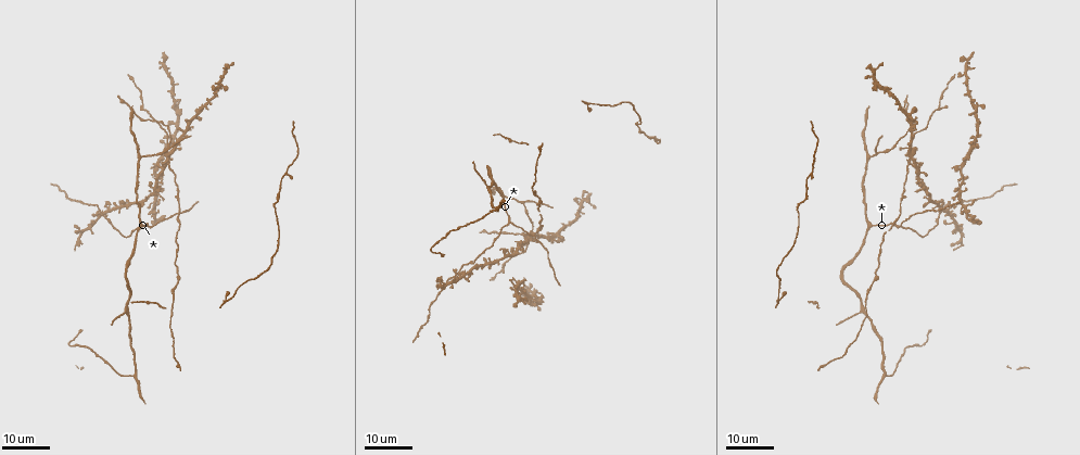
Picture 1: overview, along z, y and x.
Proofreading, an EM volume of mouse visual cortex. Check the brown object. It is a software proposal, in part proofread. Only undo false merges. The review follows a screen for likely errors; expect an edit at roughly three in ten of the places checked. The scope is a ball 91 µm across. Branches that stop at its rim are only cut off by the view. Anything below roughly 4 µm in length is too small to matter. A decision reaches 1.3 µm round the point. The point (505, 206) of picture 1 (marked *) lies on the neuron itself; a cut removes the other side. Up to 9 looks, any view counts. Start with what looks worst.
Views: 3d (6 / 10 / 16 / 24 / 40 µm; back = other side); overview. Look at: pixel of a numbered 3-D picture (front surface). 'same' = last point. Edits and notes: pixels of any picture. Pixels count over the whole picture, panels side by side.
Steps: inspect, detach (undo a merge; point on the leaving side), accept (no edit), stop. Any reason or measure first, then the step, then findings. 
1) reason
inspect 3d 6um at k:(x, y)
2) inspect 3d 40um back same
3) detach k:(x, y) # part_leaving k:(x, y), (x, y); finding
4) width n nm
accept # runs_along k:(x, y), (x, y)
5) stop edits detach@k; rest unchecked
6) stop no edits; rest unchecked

a fork
inspect 3d 16um at 1:(909, 163)

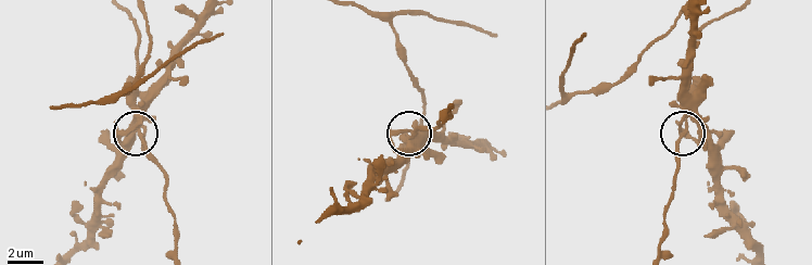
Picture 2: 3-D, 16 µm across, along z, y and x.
inspect 3d 6um at 2:(413, 136)

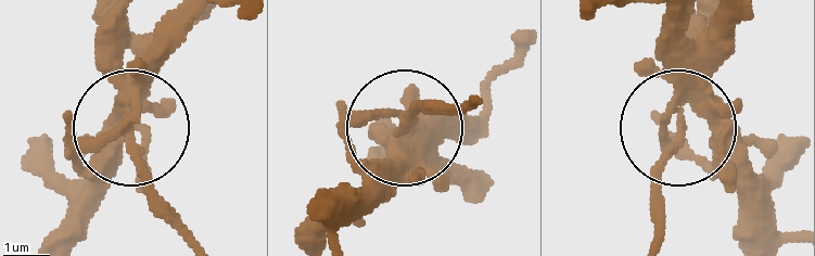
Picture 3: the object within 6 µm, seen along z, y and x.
side_arm 29 um
accept # all the same neuron

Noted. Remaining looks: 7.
two arms in line, one across
inspect 3d 24um at 1:(162, 153)

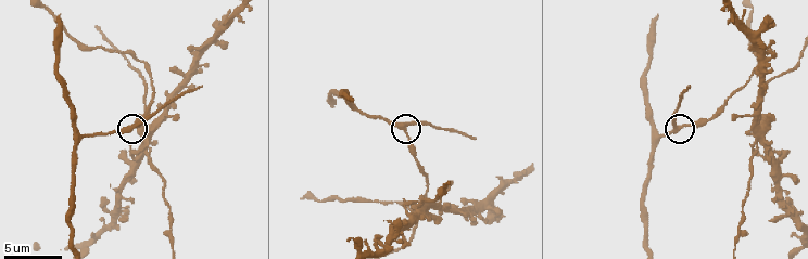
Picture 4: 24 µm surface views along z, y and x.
inspect 3d 6um at 4:(131, 127)

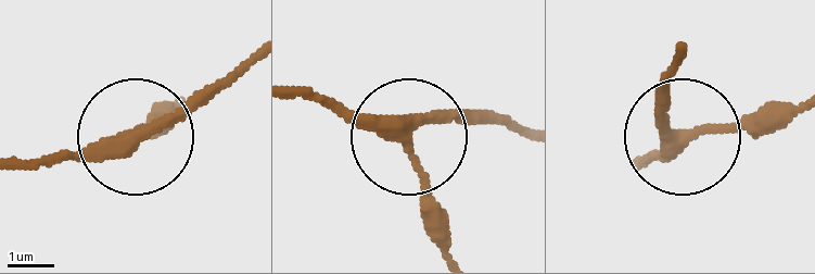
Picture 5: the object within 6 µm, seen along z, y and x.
arms 3
accept # continuous, no second neuron

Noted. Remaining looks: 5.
thin arm on a thick one
inspect 3d 16um at 1:(486, 188)

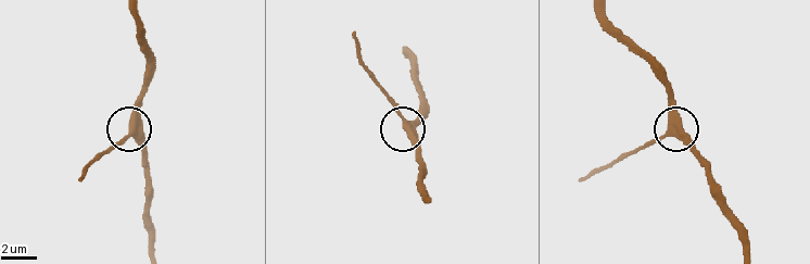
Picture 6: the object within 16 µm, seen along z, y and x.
zoom in
inspect 3d 6um at 6:(134, 133)

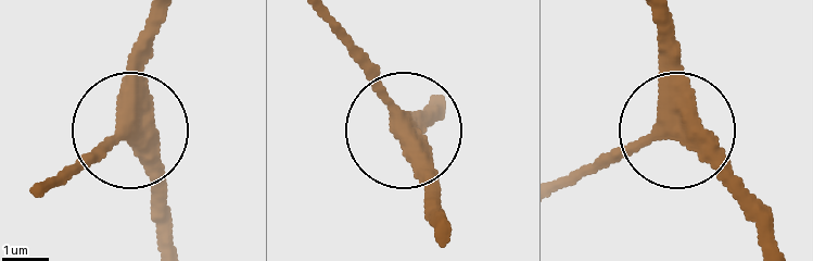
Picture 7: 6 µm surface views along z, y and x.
arms 3
accept # runs_along 7:(159, 12), (131, 82), (131, 125), (53, 183); continuous, no second neuron

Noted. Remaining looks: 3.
two arms in line, one across
inspect 3d 16um at 1:(98, 211)

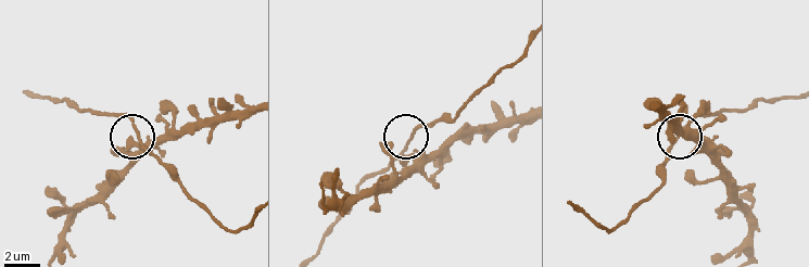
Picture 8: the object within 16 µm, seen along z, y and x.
inspect 3d 6um at 8:(675, 140)

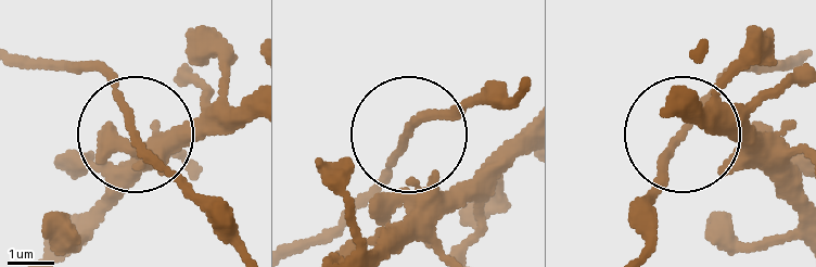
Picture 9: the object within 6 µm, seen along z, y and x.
side_arm 23 um; arms 3
accept # all the same neuron

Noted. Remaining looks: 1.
stop no edits; rest unchecked

